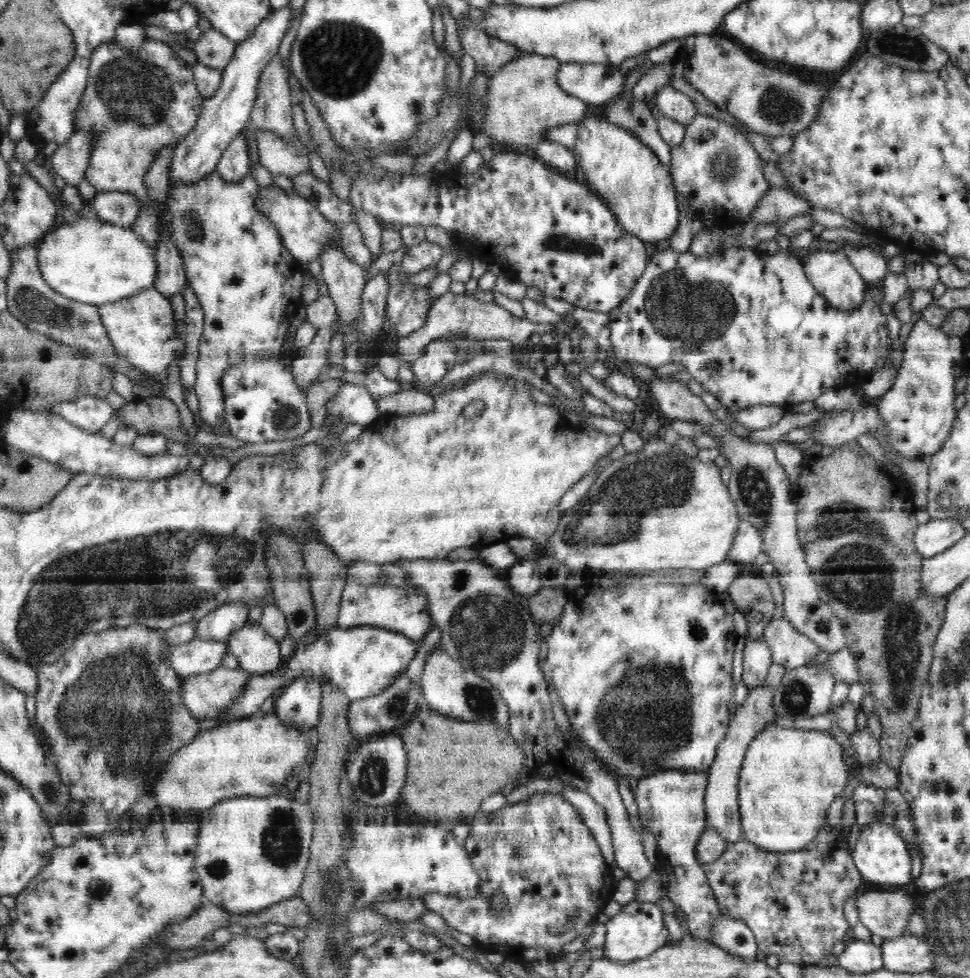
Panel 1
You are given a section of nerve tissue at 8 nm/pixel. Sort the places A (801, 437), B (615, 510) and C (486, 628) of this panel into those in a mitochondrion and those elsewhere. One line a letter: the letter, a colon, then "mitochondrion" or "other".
A: other
B: mitochondrion
C: mitochondrion

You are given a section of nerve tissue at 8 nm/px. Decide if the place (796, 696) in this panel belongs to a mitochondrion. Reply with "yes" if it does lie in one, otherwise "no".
yes

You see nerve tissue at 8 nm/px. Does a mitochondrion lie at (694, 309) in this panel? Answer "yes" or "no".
yes

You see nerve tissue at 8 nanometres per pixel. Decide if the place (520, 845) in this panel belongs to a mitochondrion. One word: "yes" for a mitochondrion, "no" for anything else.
yes

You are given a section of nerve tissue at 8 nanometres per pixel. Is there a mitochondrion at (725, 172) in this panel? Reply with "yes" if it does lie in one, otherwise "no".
yes

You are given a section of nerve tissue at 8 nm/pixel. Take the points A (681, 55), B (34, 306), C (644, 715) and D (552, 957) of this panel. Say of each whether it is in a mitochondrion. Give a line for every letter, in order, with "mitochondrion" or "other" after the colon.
A: other
B: mitochondrion
C: mitochondrion
D: other

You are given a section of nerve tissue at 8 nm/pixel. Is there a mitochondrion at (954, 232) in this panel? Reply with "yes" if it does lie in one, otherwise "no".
no

